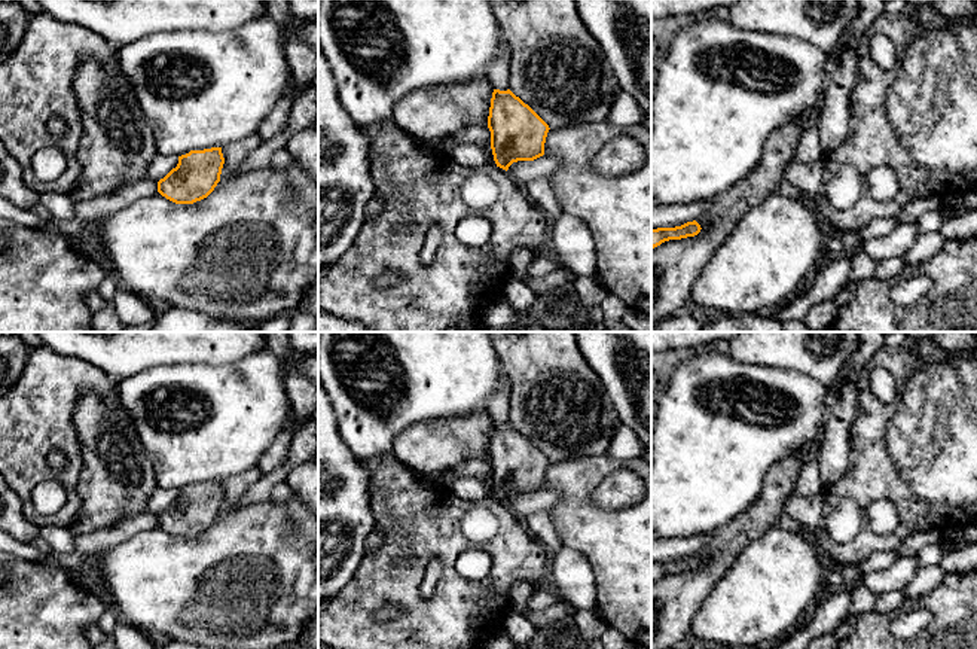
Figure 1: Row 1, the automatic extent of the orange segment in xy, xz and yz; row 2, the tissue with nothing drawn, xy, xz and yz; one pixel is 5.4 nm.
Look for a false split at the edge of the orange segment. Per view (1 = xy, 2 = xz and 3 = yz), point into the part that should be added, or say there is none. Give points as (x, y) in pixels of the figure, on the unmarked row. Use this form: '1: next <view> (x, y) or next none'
1: next none
2: next none
3: next none

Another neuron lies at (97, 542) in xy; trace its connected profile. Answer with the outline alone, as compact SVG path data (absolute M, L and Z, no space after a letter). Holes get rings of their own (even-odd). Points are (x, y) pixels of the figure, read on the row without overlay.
M141 514L128 517L117 527L95 531L92 534L76 536L74 552L82 552L95 557L131 537L140 531L150 530L158 525L158 517L153 514Z

